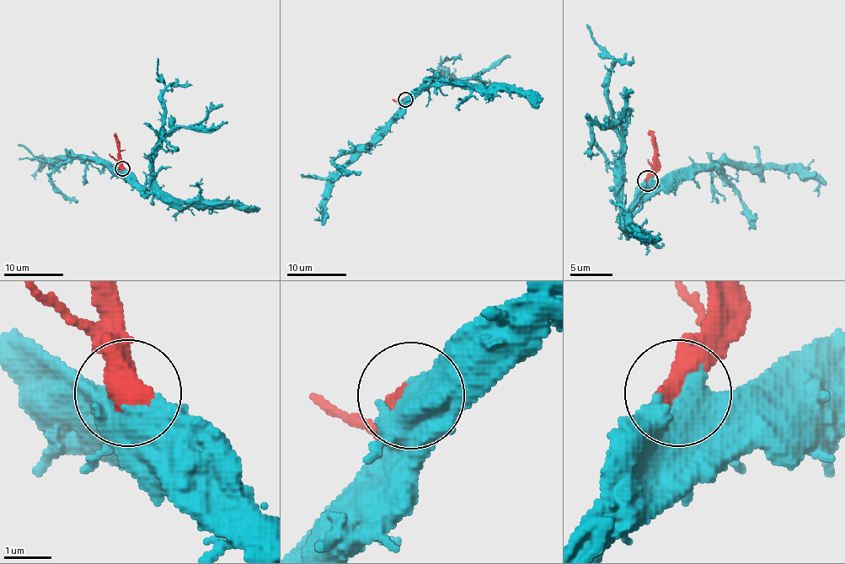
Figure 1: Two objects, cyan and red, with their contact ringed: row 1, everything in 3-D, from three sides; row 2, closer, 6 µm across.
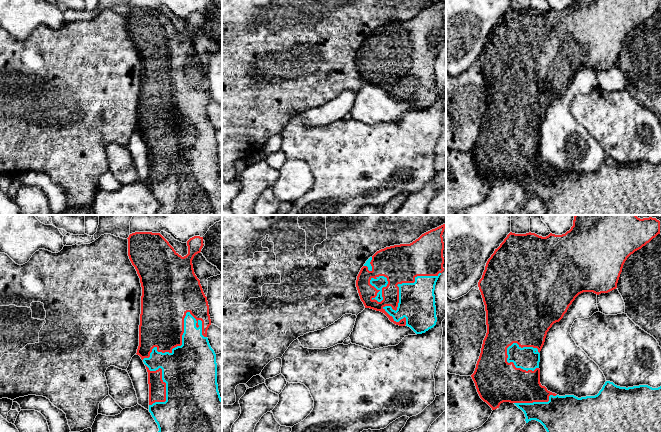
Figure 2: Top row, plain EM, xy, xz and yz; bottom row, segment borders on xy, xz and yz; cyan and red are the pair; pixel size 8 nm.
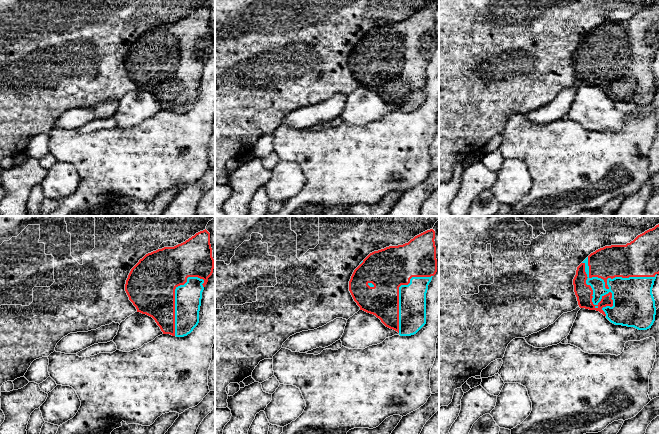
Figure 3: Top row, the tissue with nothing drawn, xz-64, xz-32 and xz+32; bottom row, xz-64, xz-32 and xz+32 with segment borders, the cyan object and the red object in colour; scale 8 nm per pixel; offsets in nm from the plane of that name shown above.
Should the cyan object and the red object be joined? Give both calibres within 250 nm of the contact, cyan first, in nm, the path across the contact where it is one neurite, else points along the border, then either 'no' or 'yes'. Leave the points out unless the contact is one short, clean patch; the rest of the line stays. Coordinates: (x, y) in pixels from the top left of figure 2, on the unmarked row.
440/360 nm | yes

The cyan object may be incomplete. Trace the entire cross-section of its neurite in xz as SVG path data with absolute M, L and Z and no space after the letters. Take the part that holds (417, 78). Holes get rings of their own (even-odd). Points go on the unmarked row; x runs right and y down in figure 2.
M445 0L422 10L410 20L400 20L386 23L377 27L361 44L356 63L365 84L384 89L391 98L399 102L408 102L416 110L422 110L436 101L435 61L444 47L444 18L443 8Z

